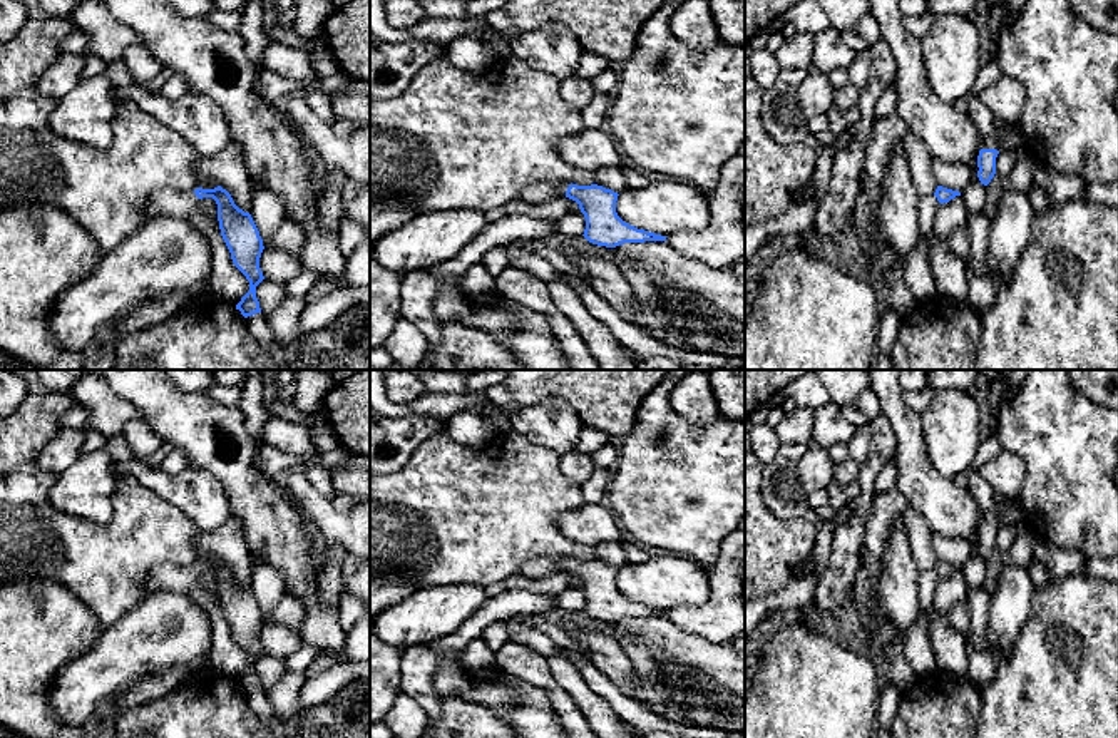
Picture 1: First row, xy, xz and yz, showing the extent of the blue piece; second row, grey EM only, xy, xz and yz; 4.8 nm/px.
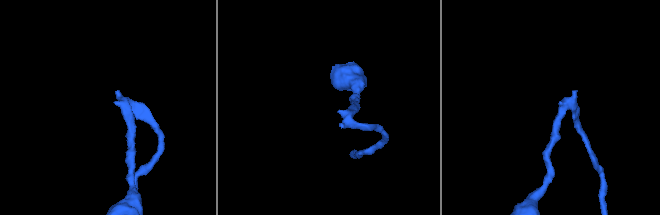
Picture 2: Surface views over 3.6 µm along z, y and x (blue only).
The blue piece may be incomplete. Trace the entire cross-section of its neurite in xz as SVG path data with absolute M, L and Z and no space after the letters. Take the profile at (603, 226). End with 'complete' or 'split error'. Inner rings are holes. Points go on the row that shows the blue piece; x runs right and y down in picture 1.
M537 182L524 189L517 201L532 204L559 197L576 201L586 218L582 236L597 246L616 248L624 243L666 241L666 236L624 223L616 213L618 196L618 192L597 184L551 186L549 182Z | split error

